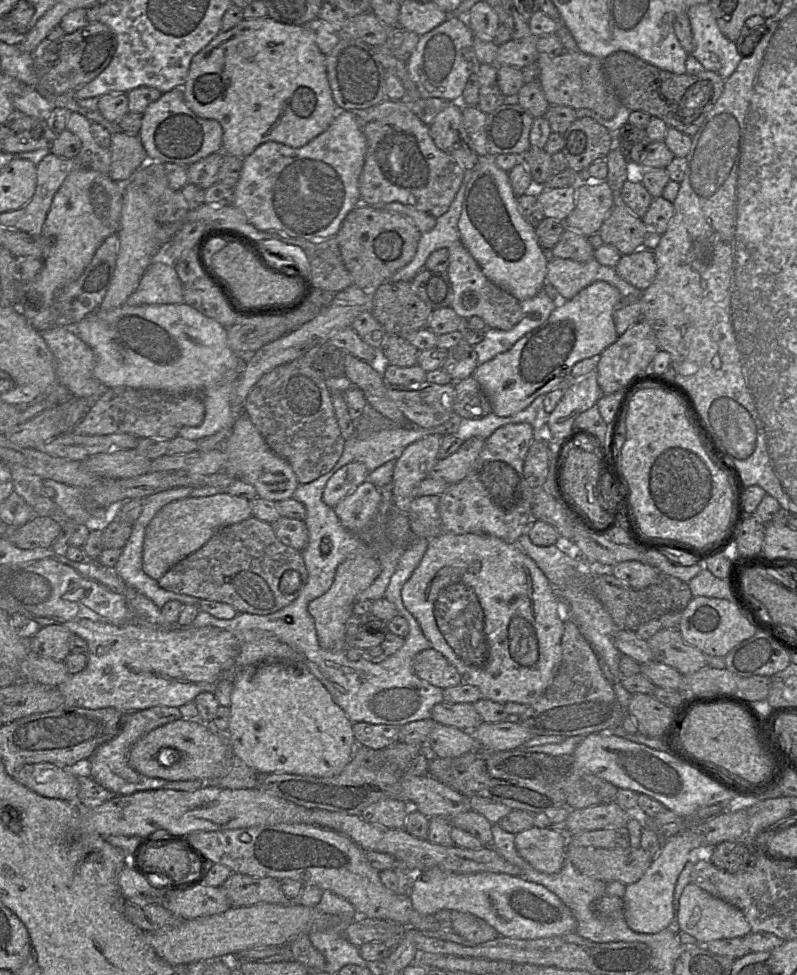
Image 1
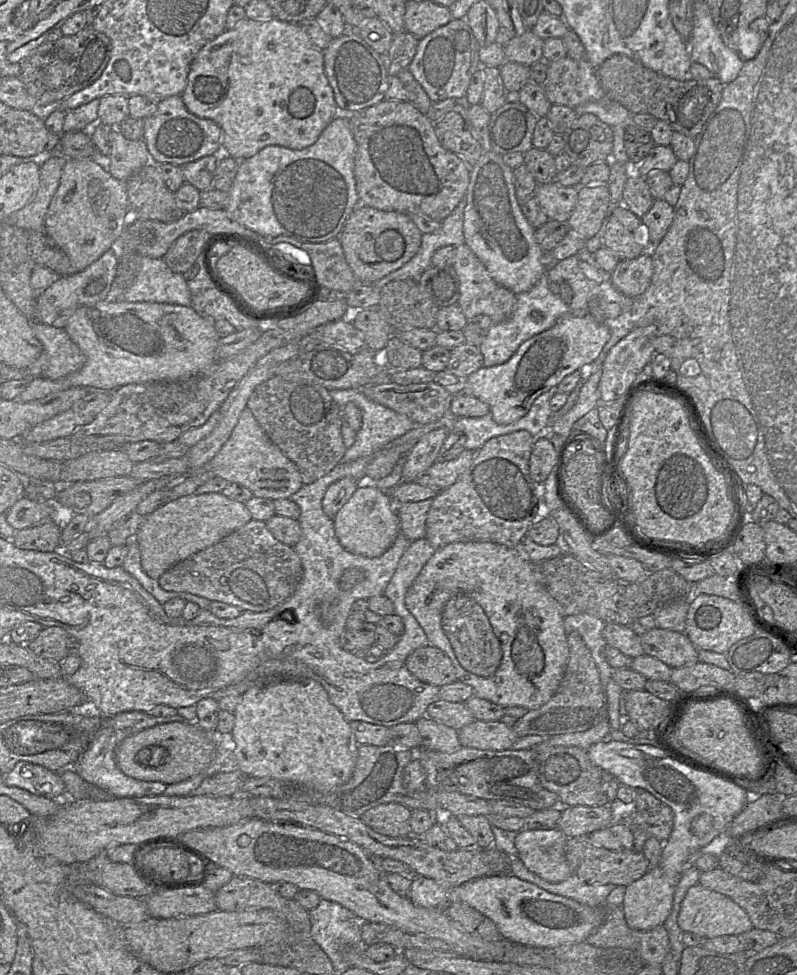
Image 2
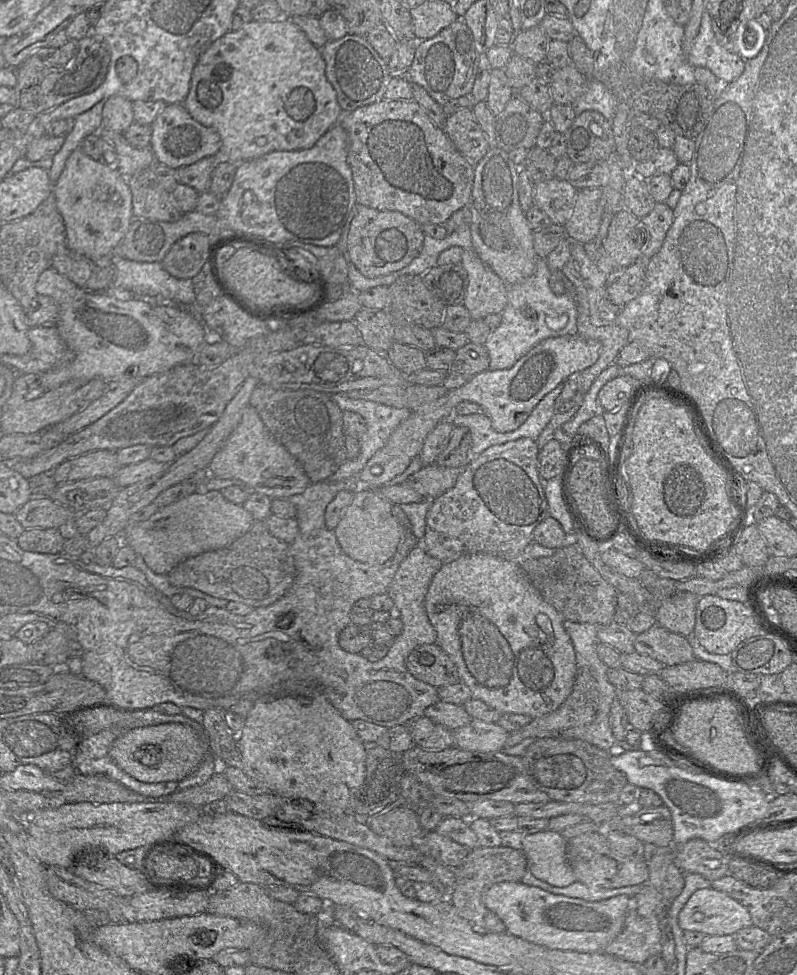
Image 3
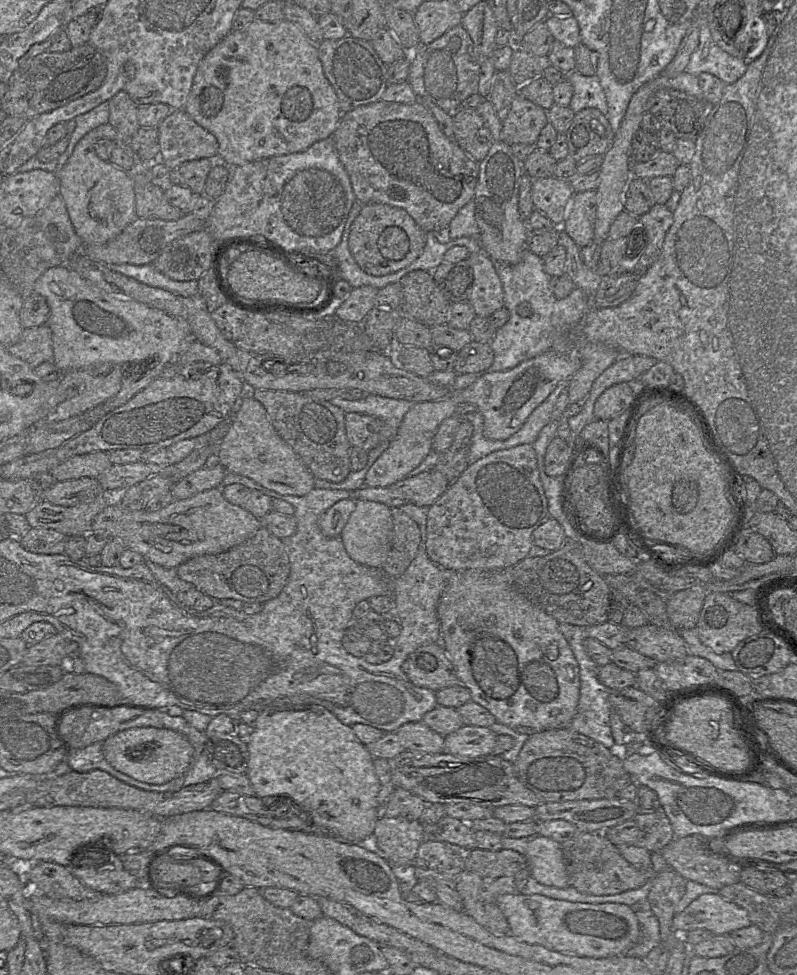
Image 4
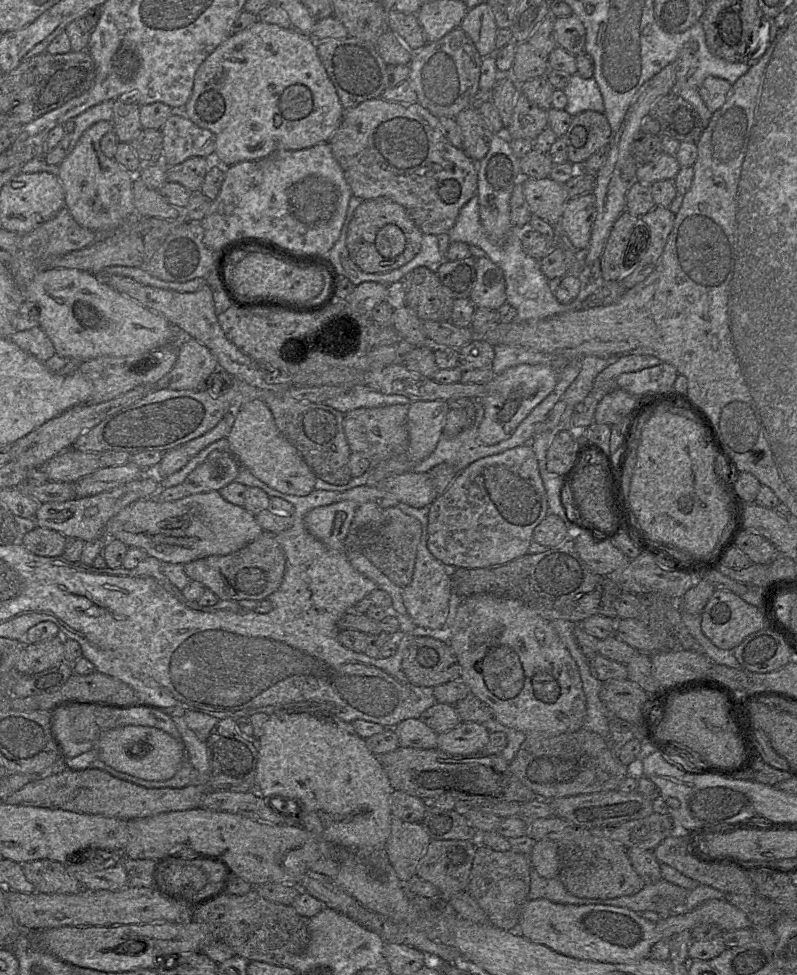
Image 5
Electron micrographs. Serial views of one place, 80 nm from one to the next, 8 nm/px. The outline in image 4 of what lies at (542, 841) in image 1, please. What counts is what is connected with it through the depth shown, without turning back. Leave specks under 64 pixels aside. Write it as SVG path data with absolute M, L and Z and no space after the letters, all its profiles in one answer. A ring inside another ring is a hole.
M530 836L525 857L530 875L539 883L558 888L569 886L561 844L551 838Z

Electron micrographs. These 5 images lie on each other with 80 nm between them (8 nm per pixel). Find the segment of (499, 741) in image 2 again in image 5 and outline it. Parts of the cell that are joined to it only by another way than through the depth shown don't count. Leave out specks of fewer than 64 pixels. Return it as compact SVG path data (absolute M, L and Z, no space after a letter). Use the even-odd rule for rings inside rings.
M462 722L456 728L439 734L437 749L452 755L480 754L489 742L490 732L474 722Z

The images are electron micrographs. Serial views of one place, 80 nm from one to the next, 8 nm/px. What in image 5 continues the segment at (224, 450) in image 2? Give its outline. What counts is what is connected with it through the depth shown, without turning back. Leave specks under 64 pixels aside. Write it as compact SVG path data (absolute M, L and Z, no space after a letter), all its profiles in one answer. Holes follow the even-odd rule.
M250 401L235 413L235 421L227 440L230 452L240 466L247 468L270 488L300 497L315 490L317 477L300 452L280 432L271 410L264 401Z

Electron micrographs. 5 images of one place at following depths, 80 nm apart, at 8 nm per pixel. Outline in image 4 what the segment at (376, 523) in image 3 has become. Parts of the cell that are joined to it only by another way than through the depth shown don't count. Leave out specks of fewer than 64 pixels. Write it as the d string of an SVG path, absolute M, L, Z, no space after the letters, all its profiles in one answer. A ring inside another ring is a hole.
M358 500L356 508L340 534L346 552L356 563L369 568L379 568L386 561L392 547L393 520L391 508L368 500Z

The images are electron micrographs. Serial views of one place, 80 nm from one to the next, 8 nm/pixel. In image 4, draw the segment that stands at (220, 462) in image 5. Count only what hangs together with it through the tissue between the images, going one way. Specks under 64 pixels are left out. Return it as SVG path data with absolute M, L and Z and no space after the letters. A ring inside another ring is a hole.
M220 464L211 468L203 467L176 482L170 492L174 500L182 500L205 490L221 488L221 483L227 473Z

